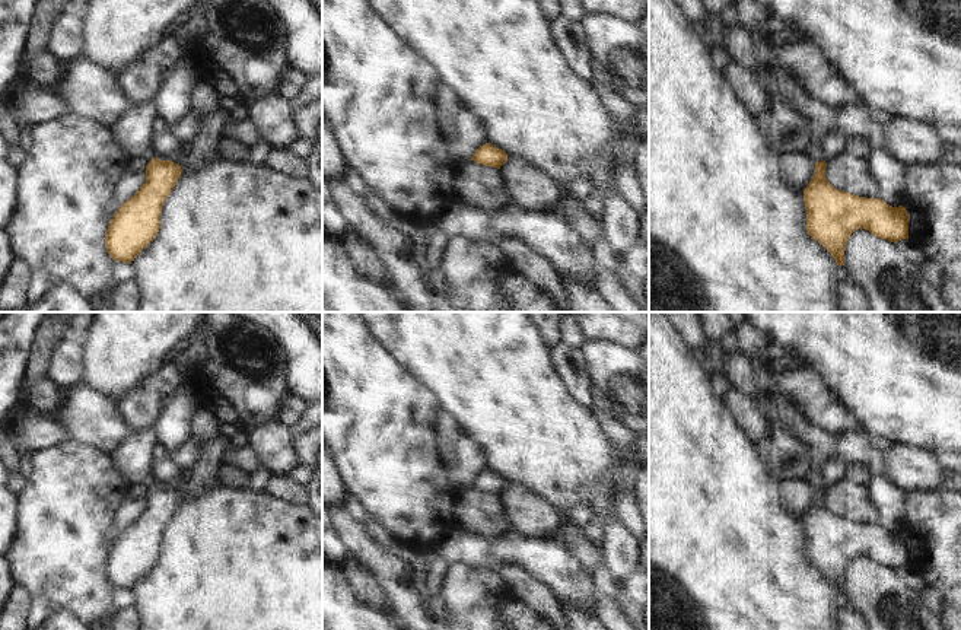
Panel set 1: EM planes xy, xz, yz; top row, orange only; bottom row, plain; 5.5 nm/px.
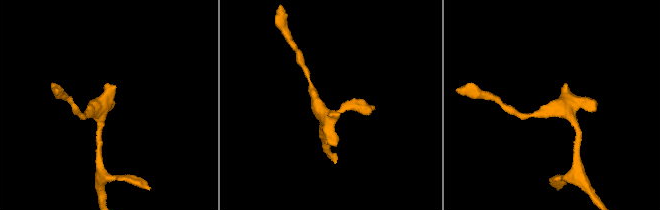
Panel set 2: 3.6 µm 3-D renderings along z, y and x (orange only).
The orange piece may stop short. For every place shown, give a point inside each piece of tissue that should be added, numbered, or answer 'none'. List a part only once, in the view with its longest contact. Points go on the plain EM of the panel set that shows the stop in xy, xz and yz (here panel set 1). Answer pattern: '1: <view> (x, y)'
1: xy (133, 457)

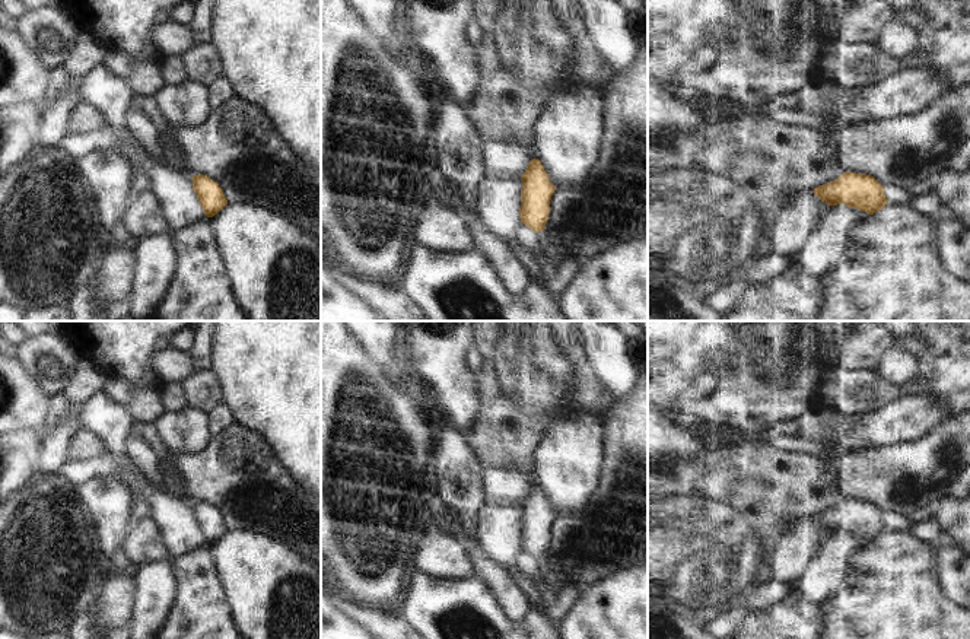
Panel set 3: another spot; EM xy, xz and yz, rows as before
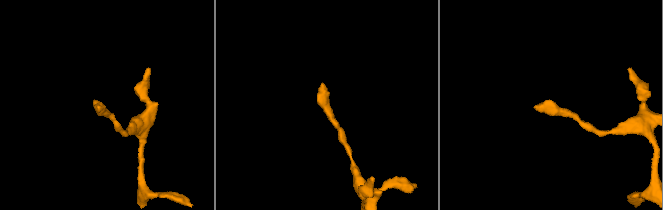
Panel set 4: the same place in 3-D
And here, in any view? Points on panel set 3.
none

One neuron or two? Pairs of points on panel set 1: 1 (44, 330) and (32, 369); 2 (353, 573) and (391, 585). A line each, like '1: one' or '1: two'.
1: one
2: two

